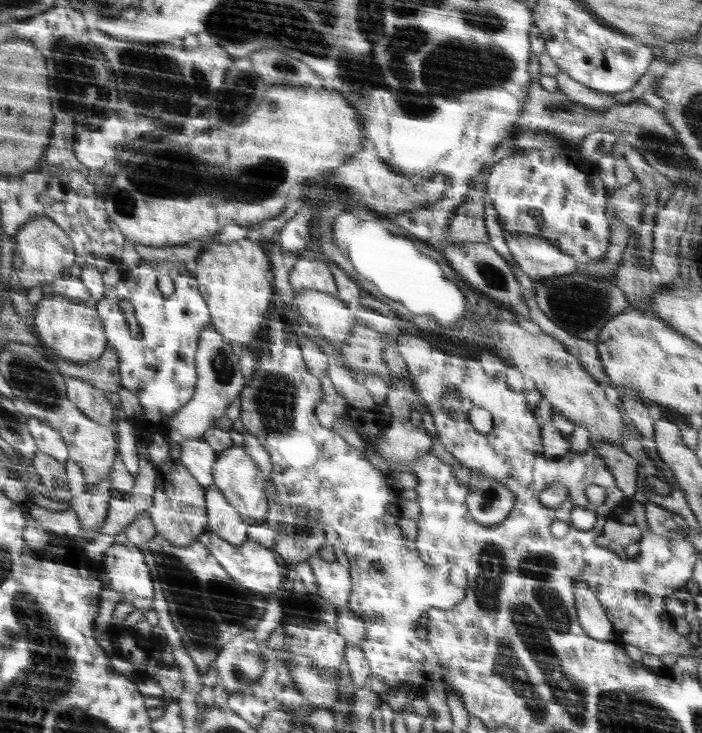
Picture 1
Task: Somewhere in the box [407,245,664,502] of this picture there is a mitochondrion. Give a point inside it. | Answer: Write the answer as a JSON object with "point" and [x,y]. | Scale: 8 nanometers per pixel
{"point":[581,306]}

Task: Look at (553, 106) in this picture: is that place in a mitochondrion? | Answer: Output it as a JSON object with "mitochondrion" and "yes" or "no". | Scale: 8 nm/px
{"mitochondrion":"yes"}

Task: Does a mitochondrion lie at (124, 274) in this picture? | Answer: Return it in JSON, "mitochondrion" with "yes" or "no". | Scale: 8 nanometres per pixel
{"mitochondrion":"no"}

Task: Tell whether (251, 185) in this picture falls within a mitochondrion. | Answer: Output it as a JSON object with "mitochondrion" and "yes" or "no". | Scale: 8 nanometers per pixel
{"mitochondrion":"yes"}

